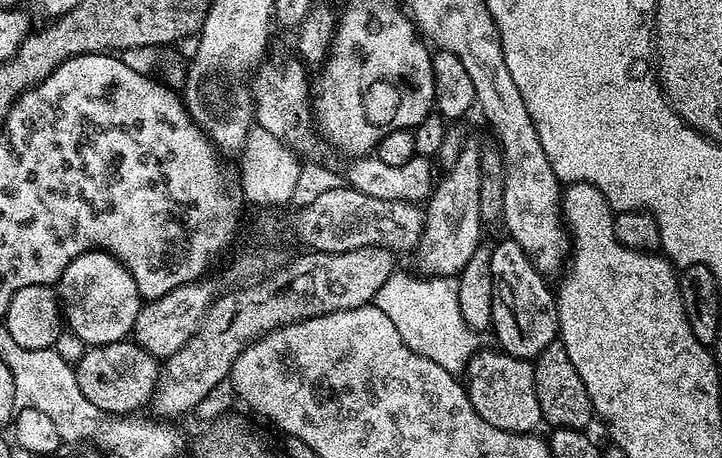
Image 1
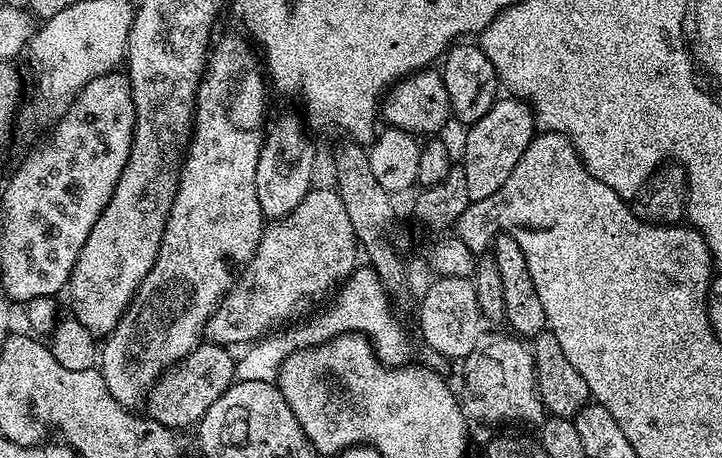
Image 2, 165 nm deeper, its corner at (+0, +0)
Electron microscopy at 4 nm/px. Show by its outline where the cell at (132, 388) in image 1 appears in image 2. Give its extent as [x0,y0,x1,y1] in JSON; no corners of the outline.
[146,342,237,430]

